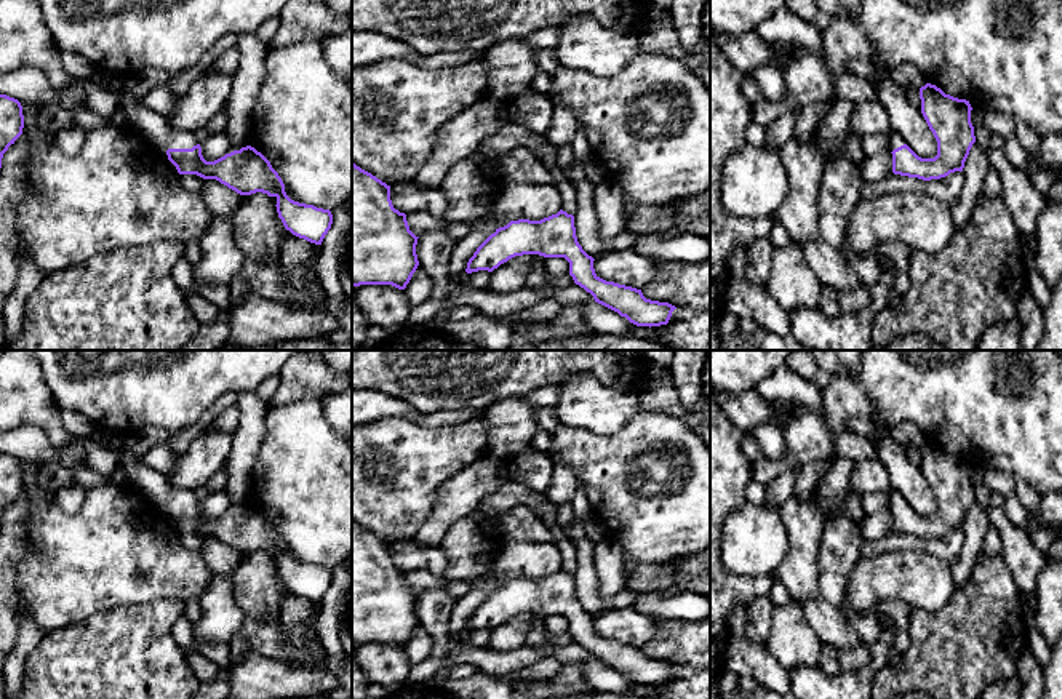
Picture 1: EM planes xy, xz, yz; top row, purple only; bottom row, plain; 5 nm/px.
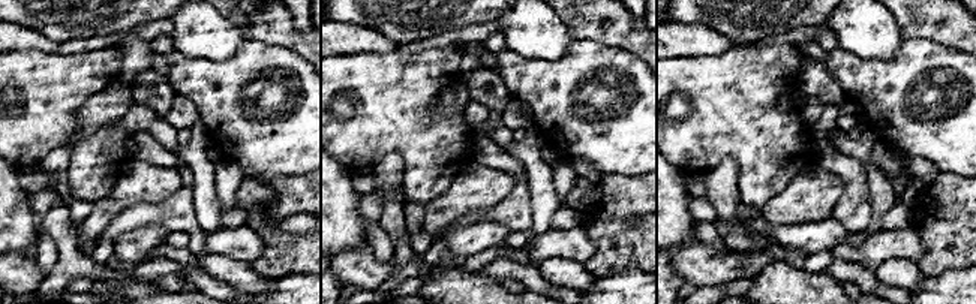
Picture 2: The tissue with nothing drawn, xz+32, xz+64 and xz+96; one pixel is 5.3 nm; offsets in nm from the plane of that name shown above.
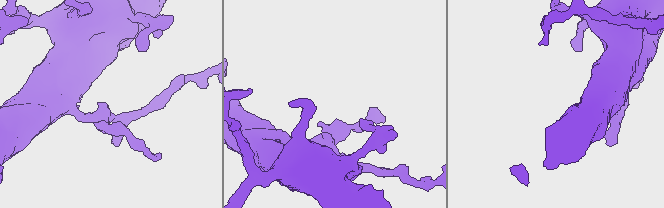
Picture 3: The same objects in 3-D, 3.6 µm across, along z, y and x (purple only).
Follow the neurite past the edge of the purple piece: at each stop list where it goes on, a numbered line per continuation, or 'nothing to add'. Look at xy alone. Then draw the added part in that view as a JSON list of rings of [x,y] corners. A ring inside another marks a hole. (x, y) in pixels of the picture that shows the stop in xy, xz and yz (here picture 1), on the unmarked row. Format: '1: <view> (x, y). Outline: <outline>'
1: xy (152, 485). Outline: [[[123,448],[122,453],[126,486],[134,488],[141,496],[154,502],[166,517],[168,507],[192,507],[202,501],[195,491],[174,488],[166,475],[146,465],[142,457],[136,457]]]

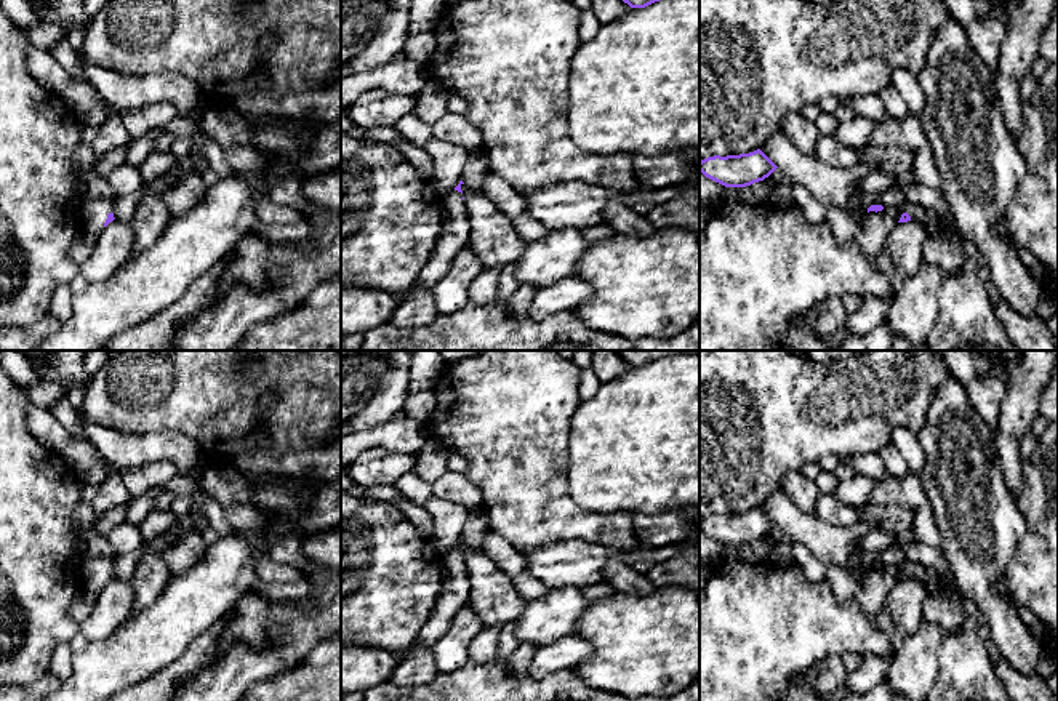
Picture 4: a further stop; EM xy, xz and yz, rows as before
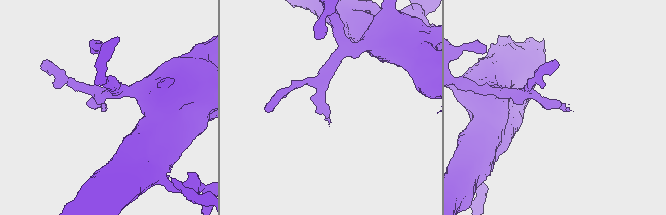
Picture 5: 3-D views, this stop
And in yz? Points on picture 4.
1: yz (937, 580). Outline: [[[903,560],[900,567],[903,568],[903,571],[908,571],[911,578],[928,583],[936,597],[944,597],[943,586],[949,581],[949,573],[928,571],[917,562],[914,563],[909,560]]]

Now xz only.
1: xz (455, 592). Outline: [[[450,549],[442,554],[442,592],[429,616],[419,629],[415,643],[399,655],[405,658],[413,647],[432,648],[432,645],[450,629],[453,618],[469,603],[471,581],[463,552]]]

